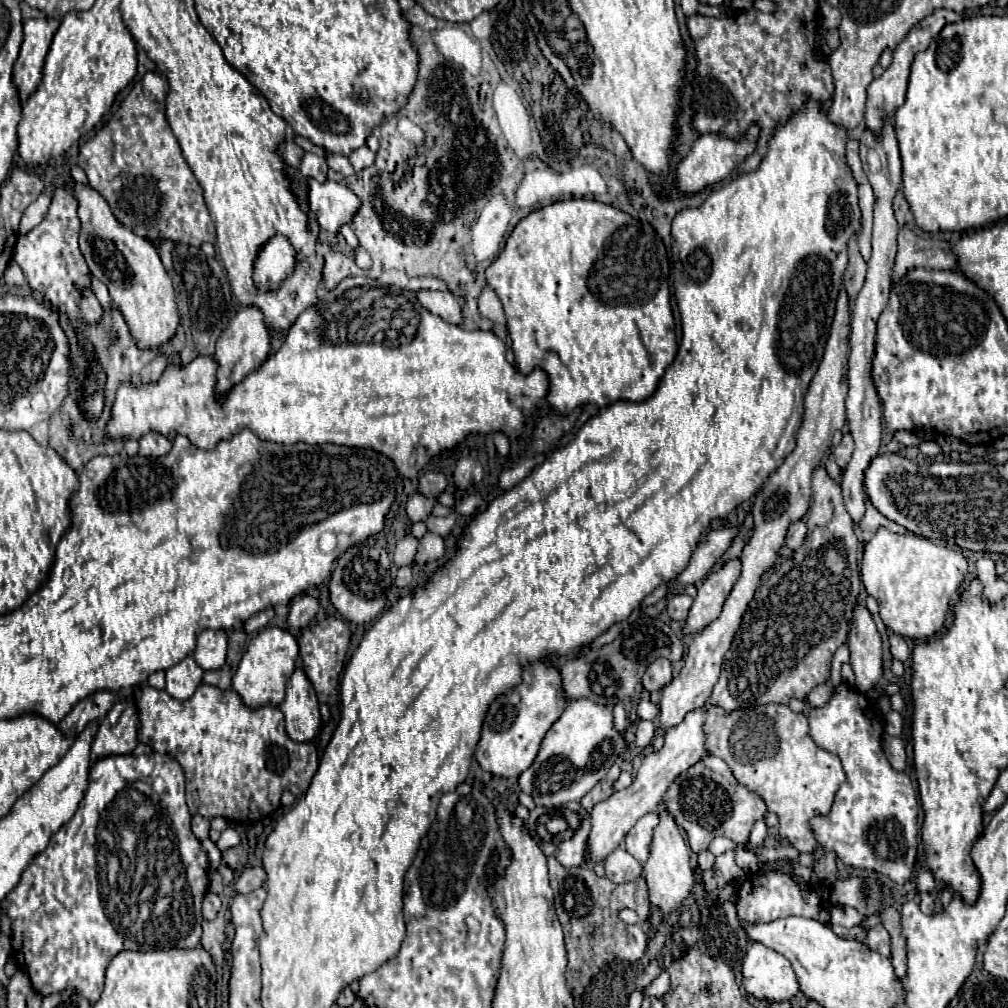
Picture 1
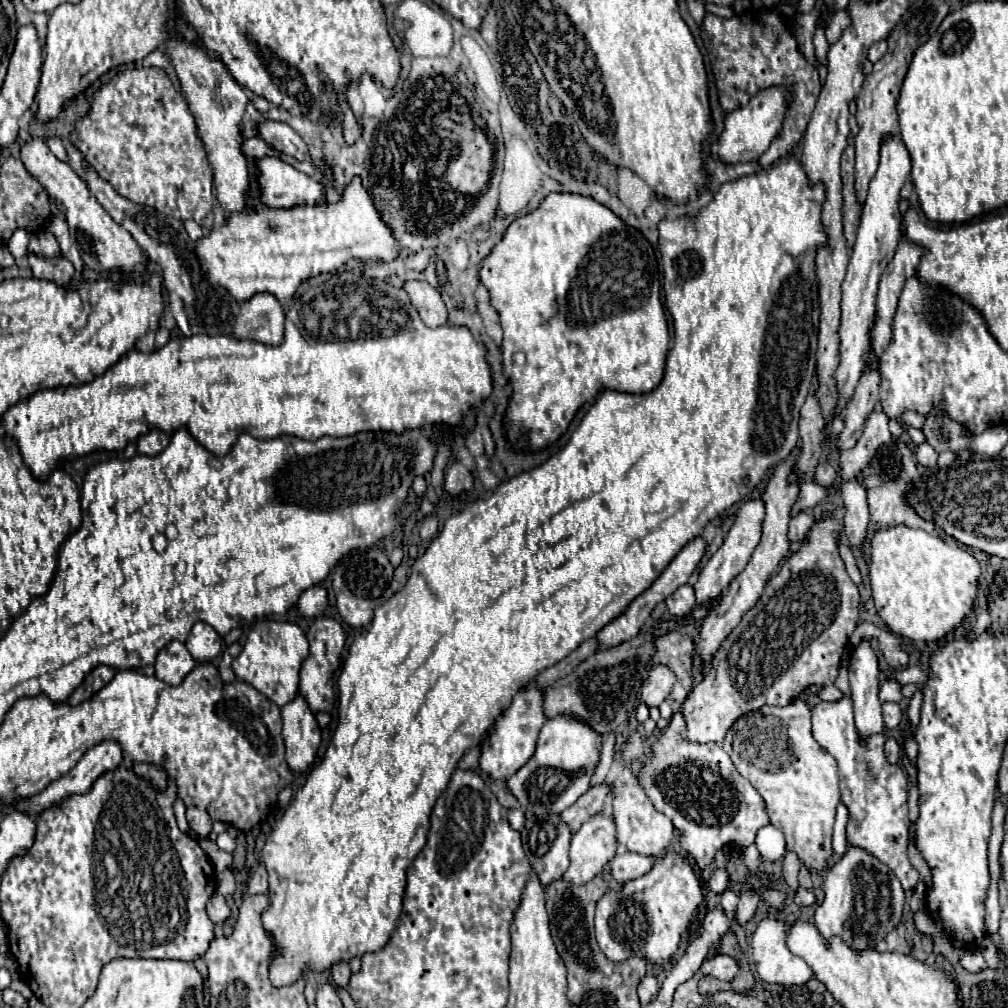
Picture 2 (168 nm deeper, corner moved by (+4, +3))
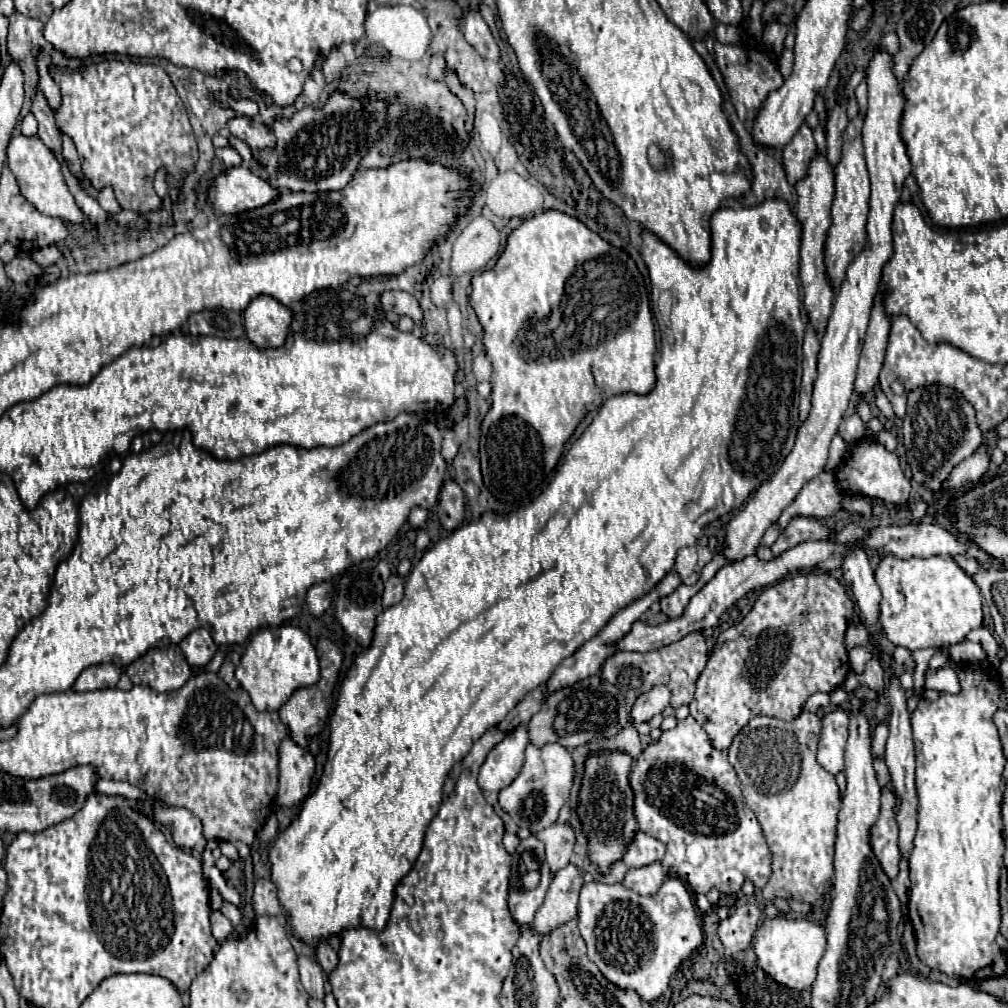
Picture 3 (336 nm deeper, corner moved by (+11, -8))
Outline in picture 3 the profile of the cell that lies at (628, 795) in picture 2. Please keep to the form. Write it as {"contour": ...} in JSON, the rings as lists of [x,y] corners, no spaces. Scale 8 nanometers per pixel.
{"contour":[[[637,833],[635,839],[631,841],[629,849],[623,855],[623,861],[629,867],[645,867],[649,863],[661,861],[665,855],[665,843],[661,843],[659,839],[653,839],[645,833]]]}

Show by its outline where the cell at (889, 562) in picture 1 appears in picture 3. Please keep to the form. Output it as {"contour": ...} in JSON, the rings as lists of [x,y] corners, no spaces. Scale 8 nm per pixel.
{"contour":[[[887,555],[881,559],[879,567],[875,569],[875,579],[883,593],[883,601],[879,607],[881,609],[881,627],[893,645],[901,645],[911,651],[927,649],[927,647],[947,647],[947,645],[963,641],[971,629],[977,629],[983,623],[983,599],[981,599],[979,587],[949,557],[895,559],[895,557]]]}

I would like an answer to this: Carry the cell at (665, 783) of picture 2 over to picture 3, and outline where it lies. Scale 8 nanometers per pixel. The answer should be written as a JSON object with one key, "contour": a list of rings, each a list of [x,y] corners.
{"contour":[[[691,715],[679,721],[675,729],[663,731],[659,741],[643,749],[633,765],[631,787],[635,791],[639,829],[667,845],[665,859],[661,861],[665,873],[687,883],[693,893],[709,893],[717,887],[721,893],[733,895],[741,891],[745,881],[751,881],[757,889],[765,887],[771,877],[771,851],[765,843],[761,825],[741,795],[737,773],[725,751],[717,751],[709,743],[705,729]]]}

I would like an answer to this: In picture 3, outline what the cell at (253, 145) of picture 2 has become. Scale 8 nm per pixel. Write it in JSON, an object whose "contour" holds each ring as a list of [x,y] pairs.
{"contour":[[[223,147],[223,149],[215,149],[215,157],[217,161],[223,161],[225,167],[237,167],[241,165],[241,157],[233,147]]]}

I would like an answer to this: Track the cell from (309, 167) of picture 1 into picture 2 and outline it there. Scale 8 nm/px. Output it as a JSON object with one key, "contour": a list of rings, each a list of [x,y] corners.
{"contour":[[[268,120],[268,122],[260,124],[258,126],[258,136],[262,140],[266,140],[268,144],[272,144],[282,154],[288,154],[288,156],[296,158],[298,162],[304,162],[308,158],[306,142],[284,122]]]}

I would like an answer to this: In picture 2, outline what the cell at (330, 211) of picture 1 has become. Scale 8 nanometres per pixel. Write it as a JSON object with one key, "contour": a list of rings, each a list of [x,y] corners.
{"contour":[[[280,158],[260,160],[262,202],[270,208],[294,208],[326,202],[326,186]]]}

